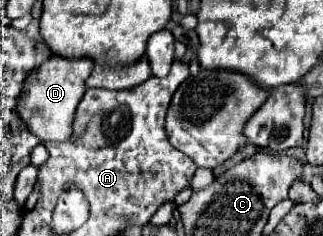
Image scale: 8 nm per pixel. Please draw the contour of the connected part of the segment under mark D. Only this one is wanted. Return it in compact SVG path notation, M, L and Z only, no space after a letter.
M51 55L35 73L29 73L17 111L29 131L37 135L41 141L67 141L71 137L71 125L75 119L75 109L85 93L85 79L93 69L93 61L87 57L81 59L67 59L59 55Z

